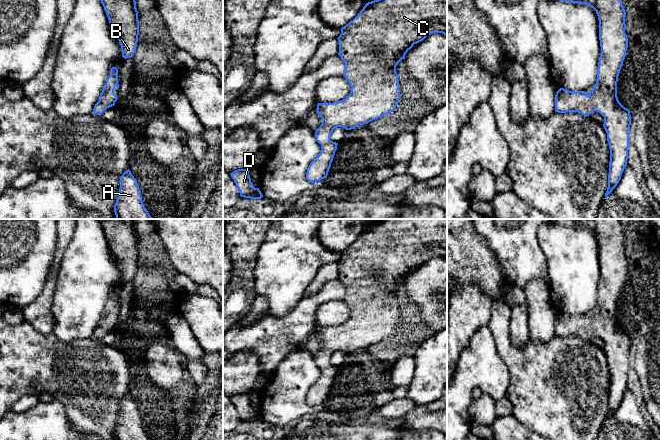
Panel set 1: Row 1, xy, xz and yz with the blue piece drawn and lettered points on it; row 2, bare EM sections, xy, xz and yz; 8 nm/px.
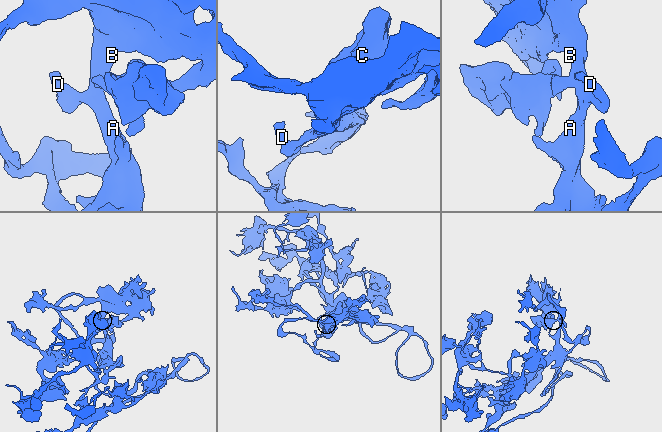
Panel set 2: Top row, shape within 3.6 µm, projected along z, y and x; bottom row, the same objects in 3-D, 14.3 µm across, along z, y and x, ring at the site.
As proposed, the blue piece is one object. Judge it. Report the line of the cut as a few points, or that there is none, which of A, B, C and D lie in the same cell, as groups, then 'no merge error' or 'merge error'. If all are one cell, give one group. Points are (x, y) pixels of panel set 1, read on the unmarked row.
no cut; A B C D; no merge error

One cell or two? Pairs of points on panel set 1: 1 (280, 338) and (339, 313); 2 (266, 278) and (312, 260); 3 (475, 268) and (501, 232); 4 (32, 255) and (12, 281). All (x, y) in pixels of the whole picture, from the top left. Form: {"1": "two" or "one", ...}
{"1": "two", "2": "one", "3": "two", "4": "one"}

